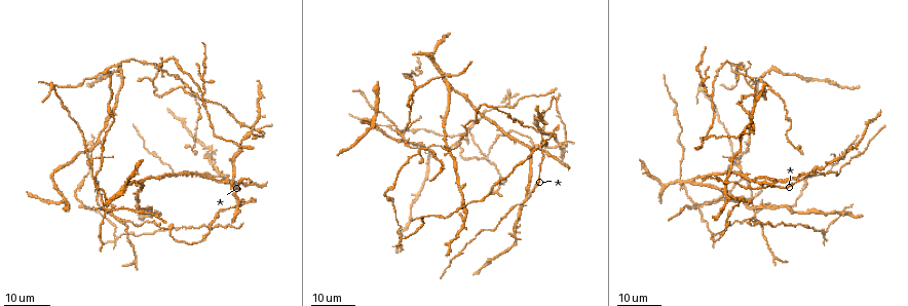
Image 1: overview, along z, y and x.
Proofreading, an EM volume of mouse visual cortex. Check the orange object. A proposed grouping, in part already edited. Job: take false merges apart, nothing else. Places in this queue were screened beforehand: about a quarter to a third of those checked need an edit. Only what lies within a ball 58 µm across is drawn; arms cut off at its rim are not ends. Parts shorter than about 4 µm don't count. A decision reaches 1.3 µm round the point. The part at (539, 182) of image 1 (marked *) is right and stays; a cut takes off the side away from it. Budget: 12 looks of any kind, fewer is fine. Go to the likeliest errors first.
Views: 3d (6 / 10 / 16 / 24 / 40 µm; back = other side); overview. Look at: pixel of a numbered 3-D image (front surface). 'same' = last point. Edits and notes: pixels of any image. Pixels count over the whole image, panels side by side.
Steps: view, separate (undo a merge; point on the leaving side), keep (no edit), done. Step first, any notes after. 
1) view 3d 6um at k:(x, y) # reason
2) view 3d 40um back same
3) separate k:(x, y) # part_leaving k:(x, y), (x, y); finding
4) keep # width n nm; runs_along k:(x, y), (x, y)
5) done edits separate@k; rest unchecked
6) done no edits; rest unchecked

view 3d 16um at 1:(104, 208) # four arms meet

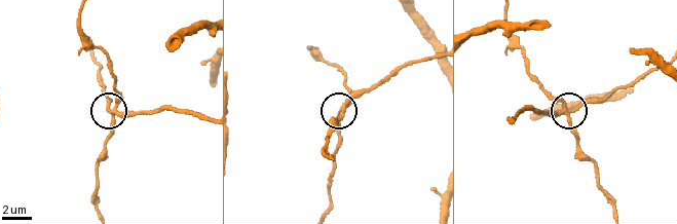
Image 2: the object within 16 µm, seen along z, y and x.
view 3d 10um at 2:(345, 107) # zoom in

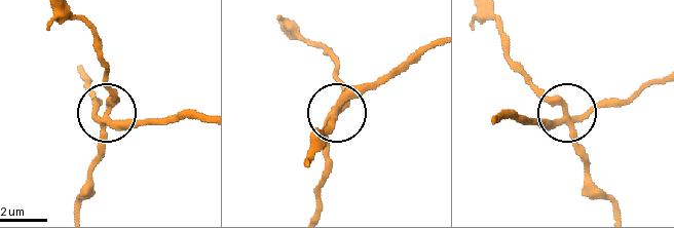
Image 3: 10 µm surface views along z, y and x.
keep # width 300 nm; runs_along 3:(82, 73), (99, 114), (165, 120); one neuron here

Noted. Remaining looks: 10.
view 3d 16um at 1:(769, 86) # side arm on a straight run

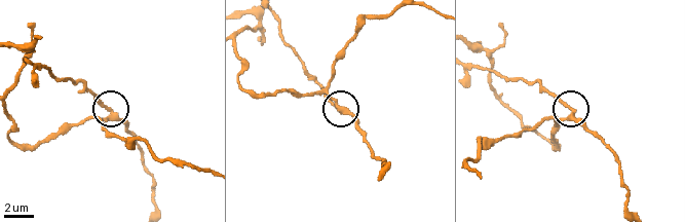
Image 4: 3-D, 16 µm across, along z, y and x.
view 3d 10um at 4:(110, 108) # closer look

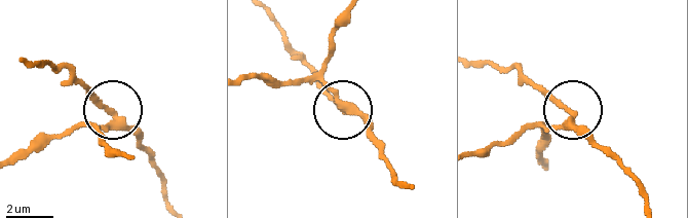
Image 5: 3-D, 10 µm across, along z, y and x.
separate 5:(92, 100) # side_arm 13 um; part_leaving 5:(342, 110), (271, 12); a second neuron is stuck on

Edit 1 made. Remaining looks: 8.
view overview

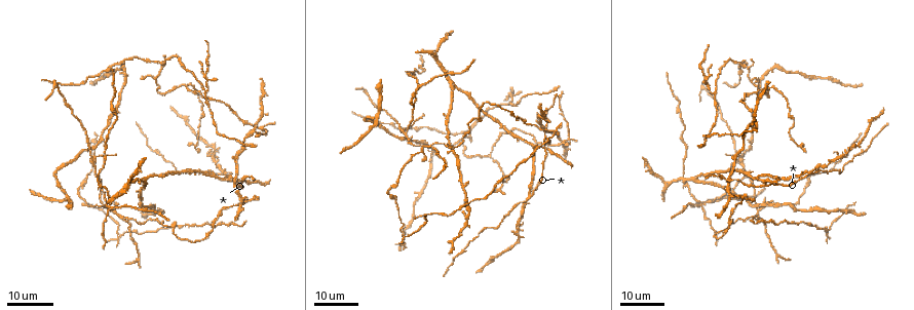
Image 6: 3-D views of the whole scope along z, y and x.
view 3d 24um at 6:(749, 71) # side arm on a straight run

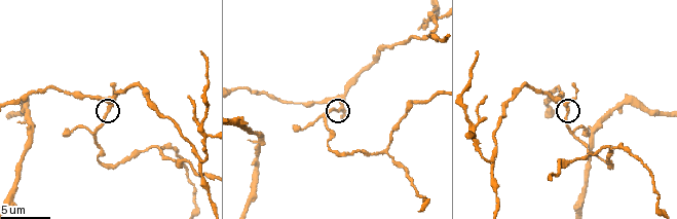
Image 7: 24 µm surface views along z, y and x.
view 3d 10um at 7:(339, 110) # closer look

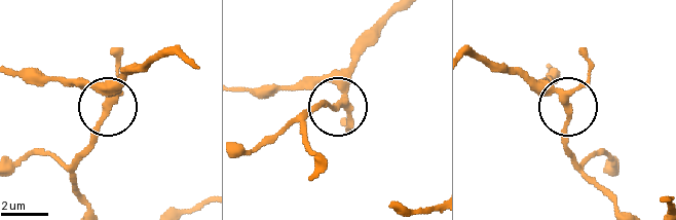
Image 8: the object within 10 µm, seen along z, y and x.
keep # runs_along 8:(83, 203), (77, 167), (118, 69); continuous, no second neuron

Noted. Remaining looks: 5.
view 3d 6um at 7:(489, 160) # branch point

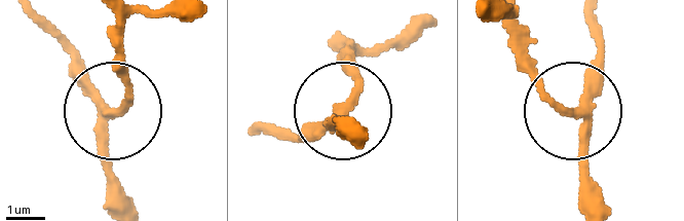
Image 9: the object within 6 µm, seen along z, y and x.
keep # width 220 nm; one neuron here

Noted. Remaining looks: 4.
view 3d 16um at 6:(530, 198) # four or more arms meet

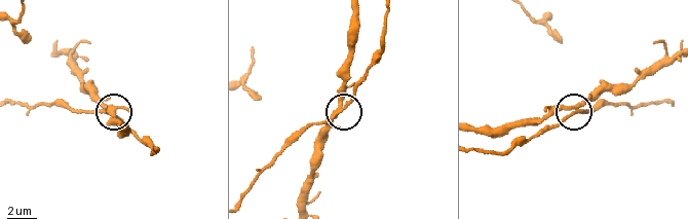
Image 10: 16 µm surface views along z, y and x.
view 3d 6um at 10:(569, 106)

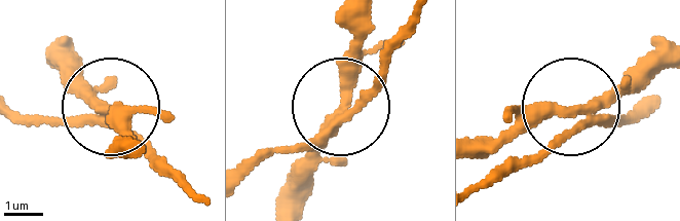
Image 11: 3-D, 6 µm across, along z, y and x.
keep # side_arm 34 um; runs_along 11:(196, 197), (105, 109), (13, 119); continuous, no second neuron

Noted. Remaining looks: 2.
view 3d 16um at 6:(727, 180) # arms part here

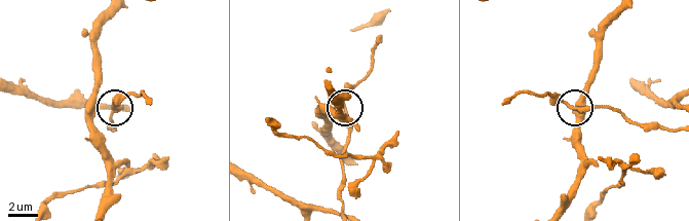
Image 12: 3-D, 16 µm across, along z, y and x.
view 3d 6um at 12:(115, 108) # closer look

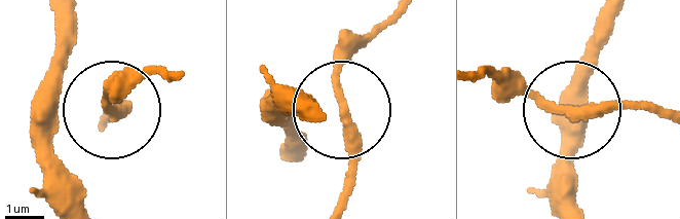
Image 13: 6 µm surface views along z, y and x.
keep # runs_along 13:(339, 206), (352, 166), (352, 126), (333, 68), (343, 32); one neuron here

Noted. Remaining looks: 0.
done edits separate@5; rest unchecked

